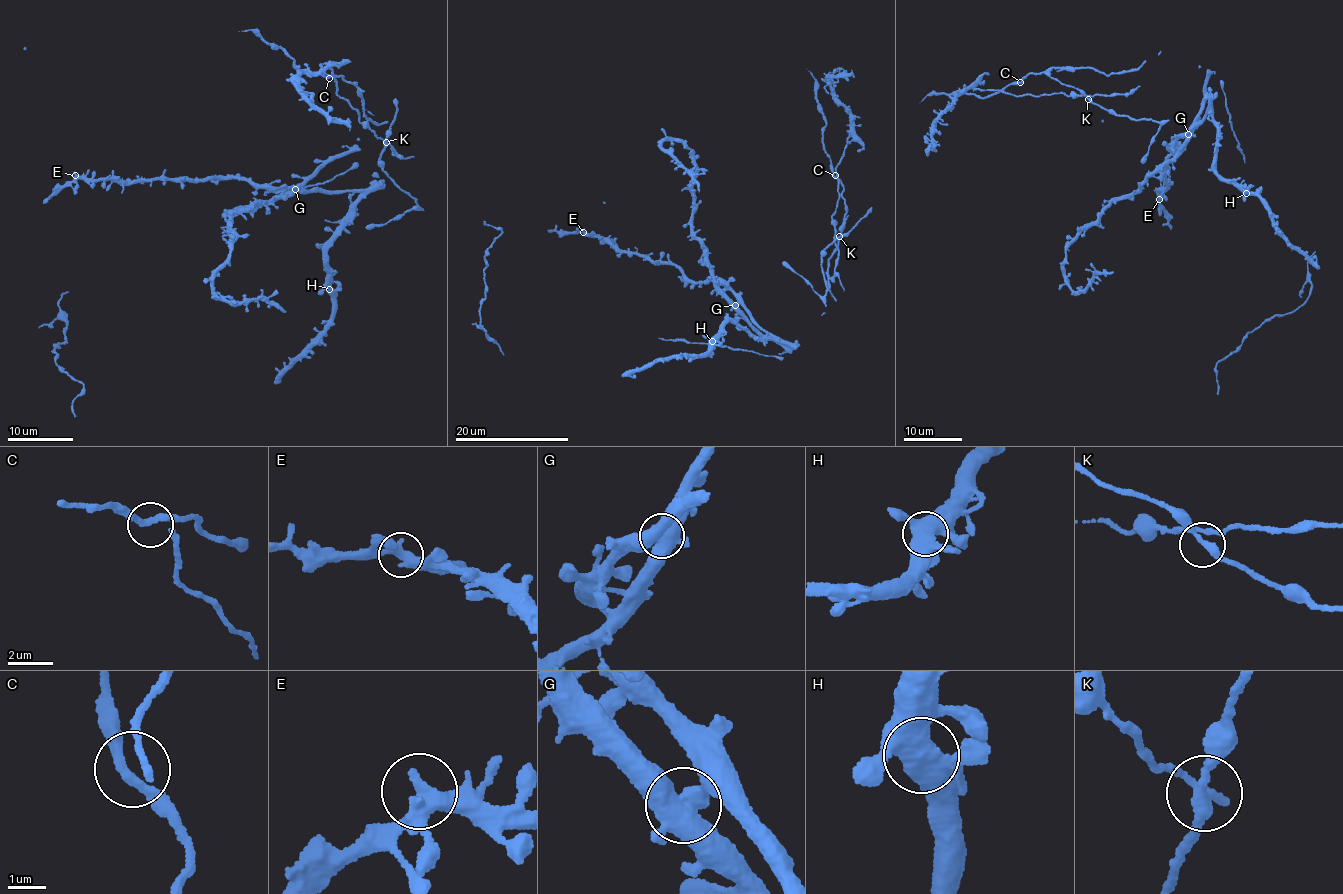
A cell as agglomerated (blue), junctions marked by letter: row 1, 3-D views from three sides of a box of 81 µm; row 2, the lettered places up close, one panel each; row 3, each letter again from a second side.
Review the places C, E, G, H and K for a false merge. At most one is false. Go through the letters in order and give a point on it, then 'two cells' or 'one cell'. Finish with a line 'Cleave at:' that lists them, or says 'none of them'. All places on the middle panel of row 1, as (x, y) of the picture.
C: place (835, 175); one cell
E: place (583, 232); one cell
G: place (735, 305); one cell
H: place (712, 341); one cell
K: place (839, 236); one cell
Cleave at: none of them

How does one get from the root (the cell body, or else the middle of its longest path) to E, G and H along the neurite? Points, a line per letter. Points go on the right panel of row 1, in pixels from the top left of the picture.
E: (1197, 114), (1188, 131), (1171, 148), (1175, 148), (1166, 162), (1170, 169), (1165, 178), (1168, 184), (1159, 199)
G: (1197, 114), (1188, 134)
H: (1197, 114), (1186, 134), (1209, 114), (1217, 128), (1215, 172), (1246, 193)

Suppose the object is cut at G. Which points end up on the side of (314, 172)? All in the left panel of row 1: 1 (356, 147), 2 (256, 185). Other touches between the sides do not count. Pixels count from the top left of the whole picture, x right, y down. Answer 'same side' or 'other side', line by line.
1: same side
2: other side

